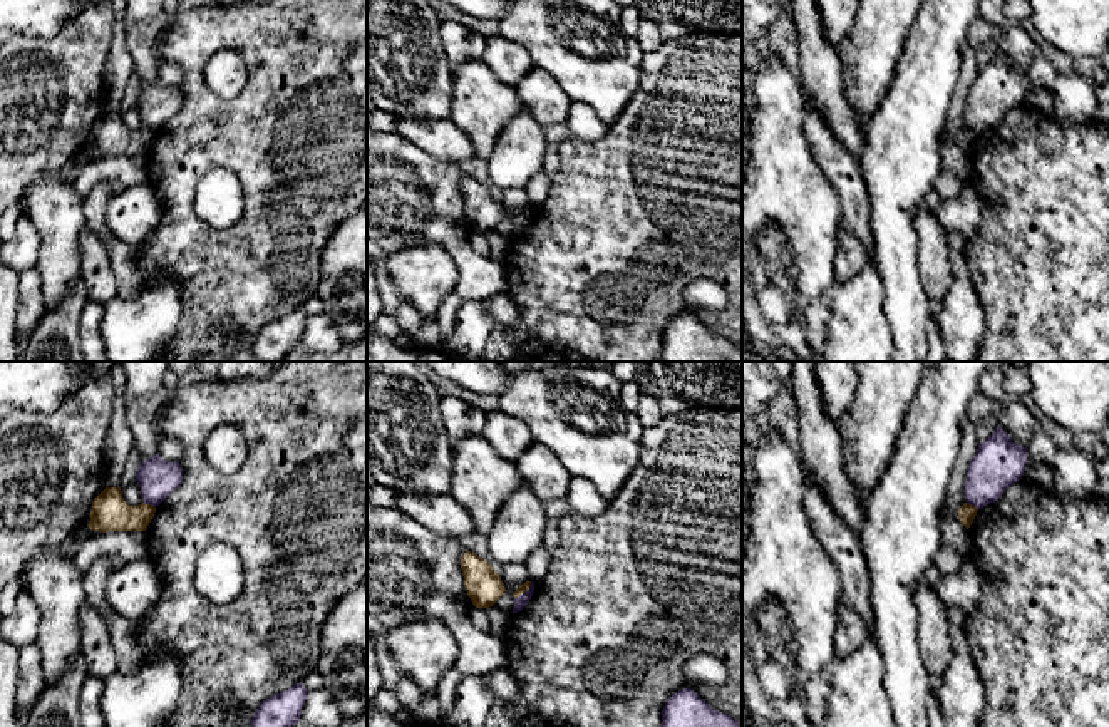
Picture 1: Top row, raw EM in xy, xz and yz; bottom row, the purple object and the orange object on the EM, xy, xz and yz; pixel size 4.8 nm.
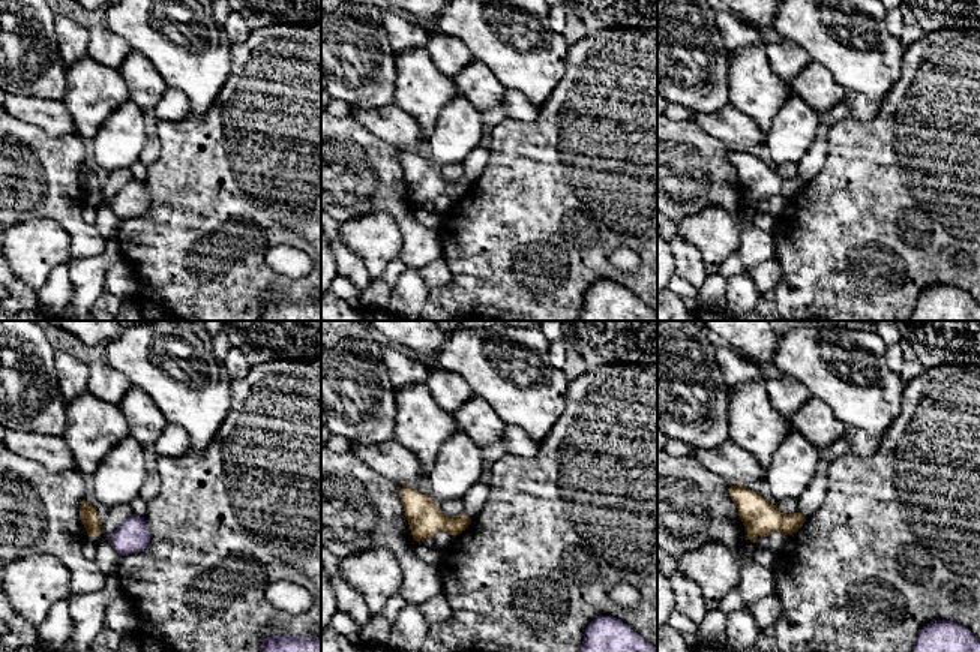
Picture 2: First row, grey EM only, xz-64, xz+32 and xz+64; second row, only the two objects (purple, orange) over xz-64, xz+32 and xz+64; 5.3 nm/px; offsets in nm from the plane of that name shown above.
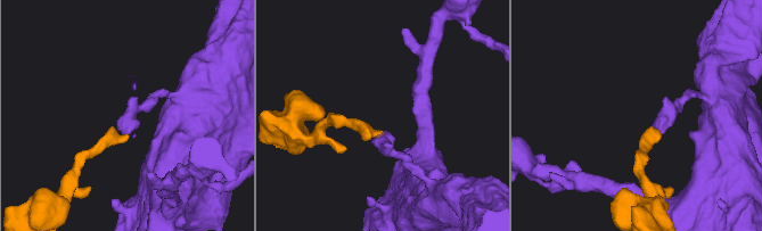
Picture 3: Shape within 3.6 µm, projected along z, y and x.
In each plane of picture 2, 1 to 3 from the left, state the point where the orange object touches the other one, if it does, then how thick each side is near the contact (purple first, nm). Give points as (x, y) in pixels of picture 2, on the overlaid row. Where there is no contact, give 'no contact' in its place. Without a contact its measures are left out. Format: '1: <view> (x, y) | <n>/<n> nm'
1: no contact
2: no contact
3: no contact

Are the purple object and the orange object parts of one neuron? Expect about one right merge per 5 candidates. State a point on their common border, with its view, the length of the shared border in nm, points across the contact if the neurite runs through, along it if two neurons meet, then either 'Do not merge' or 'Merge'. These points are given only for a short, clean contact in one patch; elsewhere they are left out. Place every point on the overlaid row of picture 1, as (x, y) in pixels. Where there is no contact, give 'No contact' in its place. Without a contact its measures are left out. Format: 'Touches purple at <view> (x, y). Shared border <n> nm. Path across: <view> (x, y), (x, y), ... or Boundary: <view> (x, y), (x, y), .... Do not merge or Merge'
Touches purple at xy (149, 503). Shared border 70 nm. Boundary: xy (143, 503), (149, 503), (154, 508). Do not merge

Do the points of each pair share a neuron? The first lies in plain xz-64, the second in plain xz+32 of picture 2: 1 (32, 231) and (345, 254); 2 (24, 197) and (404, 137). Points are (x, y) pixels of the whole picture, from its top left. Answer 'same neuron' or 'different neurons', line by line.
1: different neurons
2: different neurons

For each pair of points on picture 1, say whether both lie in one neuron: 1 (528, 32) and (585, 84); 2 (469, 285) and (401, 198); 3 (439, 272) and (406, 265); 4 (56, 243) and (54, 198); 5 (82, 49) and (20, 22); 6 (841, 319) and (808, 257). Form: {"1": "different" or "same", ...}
{"1": "same", "2": "same", "3": "same", "4": "same", "5": "different", "6": "different"}

